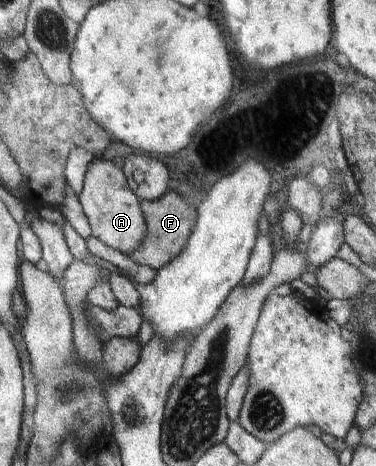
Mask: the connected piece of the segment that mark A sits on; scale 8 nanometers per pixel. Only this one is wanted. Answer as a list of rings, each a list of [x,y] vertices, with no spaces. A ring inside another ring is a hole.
[[[95,156],[89,164],[84,189],[79,196],[84,214],[89,219],[92,234],[111,248],[126,255],[137,251],[148,235],[148,222],[145,218],[142,200],[129,186],[124,169],[119,169],[113,162]]]

